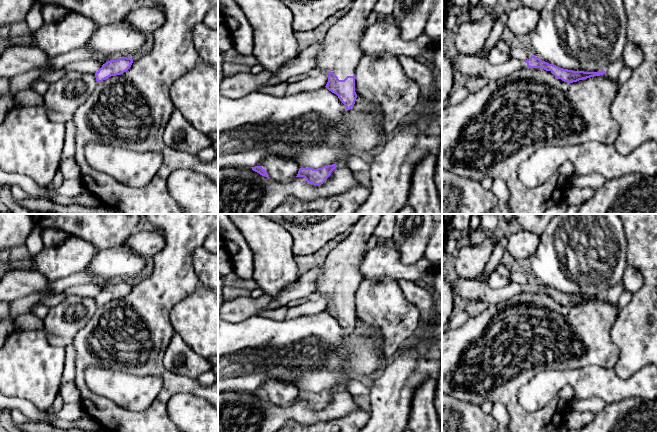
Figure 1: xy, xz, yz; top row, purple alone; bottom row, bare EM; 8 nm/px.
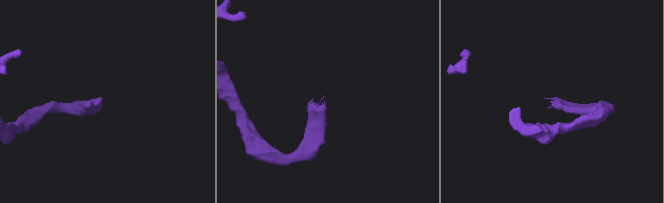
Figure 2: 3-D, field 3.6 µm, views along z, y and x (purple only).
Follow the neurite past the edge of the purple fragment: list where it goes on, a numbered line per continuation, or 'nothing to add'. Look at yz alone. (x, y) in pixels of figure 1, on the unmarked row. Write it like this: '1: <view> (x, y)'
1: yz (473, 289)

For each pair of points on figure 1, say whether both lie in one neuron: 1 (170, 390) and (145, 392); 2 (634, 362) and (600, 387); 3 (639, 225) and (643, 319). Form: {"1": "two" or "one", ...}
{"1": "two", "2": "two", "3": "one"}

